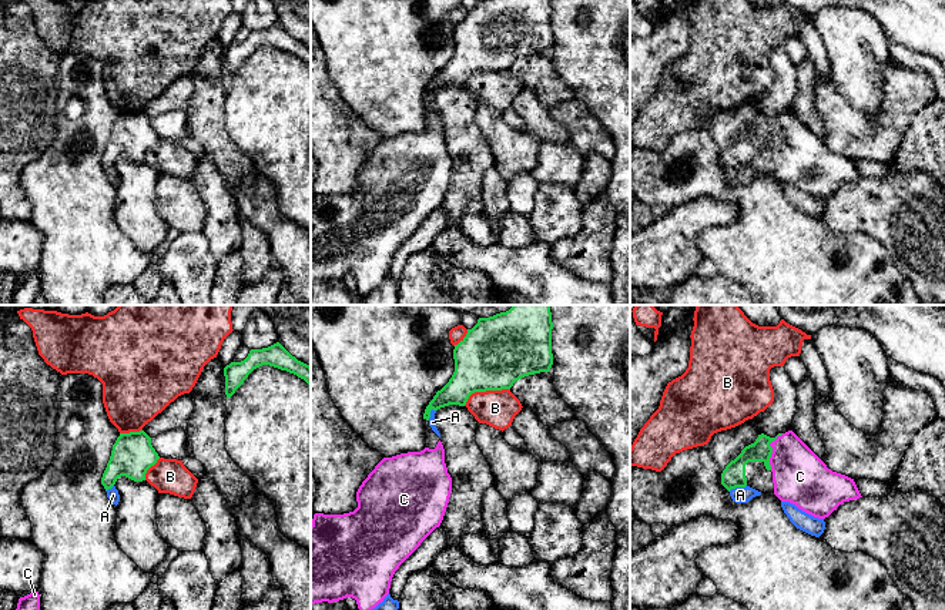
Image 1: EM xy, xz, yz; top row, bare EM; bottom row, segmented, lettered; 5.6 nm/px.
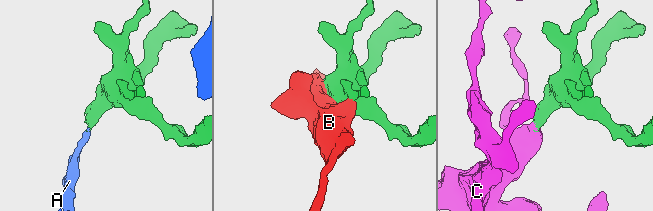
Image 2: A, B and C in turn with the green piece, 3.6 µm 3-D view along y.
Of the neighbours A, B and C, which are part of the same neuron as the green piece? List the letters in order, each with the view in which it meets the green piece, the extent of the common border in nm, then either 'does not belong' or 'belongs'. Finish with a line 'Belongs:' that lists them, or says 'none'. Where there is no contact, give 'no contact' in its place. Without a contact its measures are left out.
A: yz | 110 nm | does not belong
B: xz | 280 nm | does not belong
C: yz | 220 nm | belongs
Belongs: C

